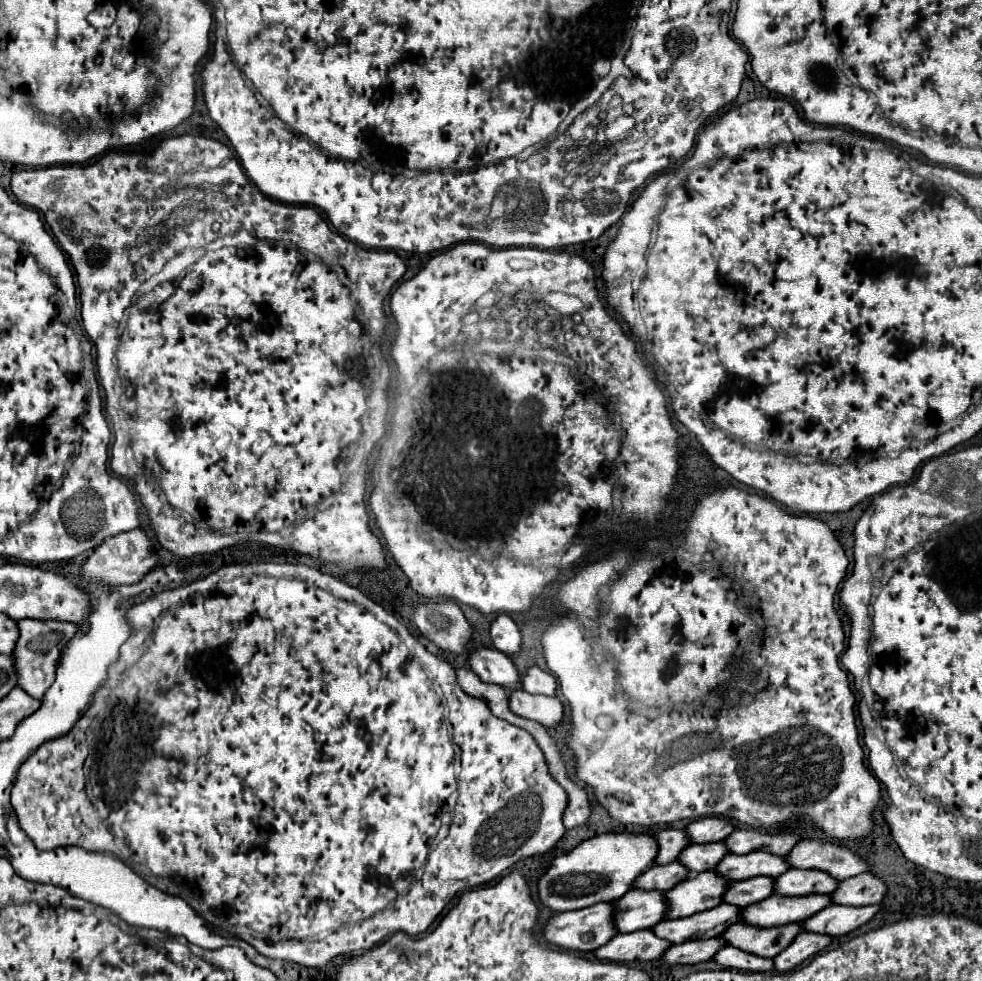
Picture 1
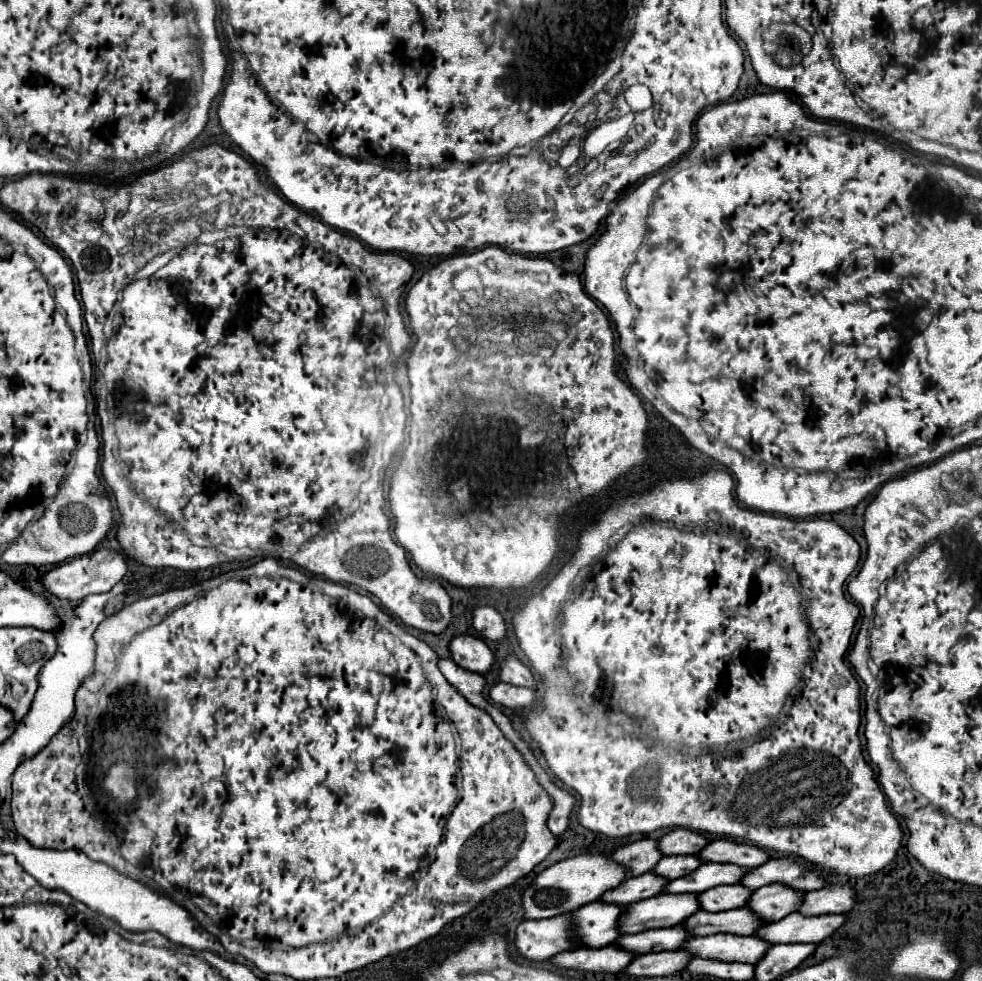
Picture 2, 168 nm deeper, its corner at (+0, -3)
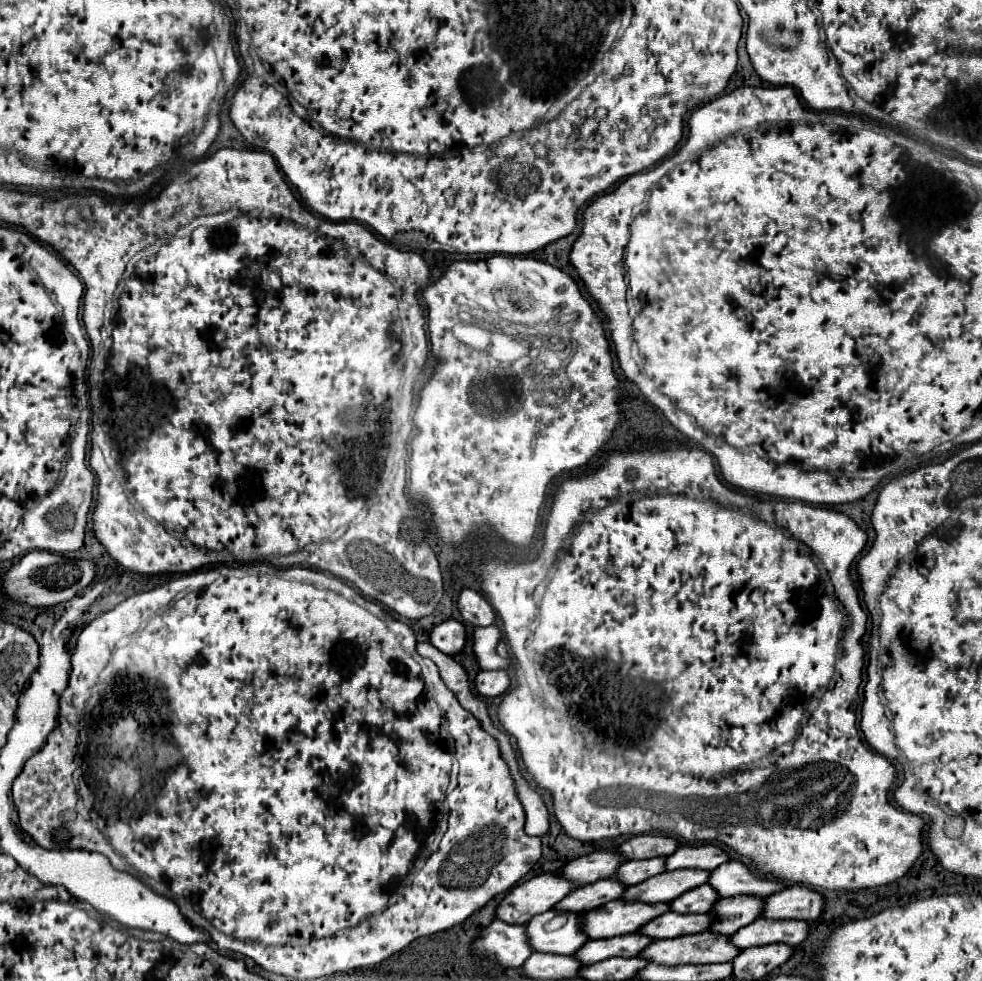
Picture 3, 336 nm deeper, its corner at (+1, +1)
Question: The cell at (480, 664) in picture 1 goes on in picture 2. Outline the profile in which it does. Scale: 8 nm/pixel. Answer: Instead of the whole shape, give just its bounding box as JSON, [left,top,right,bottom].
[448,634,494,674]

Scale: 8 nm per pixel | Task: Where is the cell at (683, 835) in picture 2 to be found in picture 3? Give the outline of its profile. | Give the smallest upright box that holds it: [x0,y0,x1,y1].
[619,834,679,860]

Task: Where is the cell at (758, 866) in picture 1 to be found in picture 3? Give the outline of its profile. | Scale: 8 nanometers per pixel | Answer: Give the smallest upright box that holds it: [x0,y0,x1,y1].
[623,870,711,904]

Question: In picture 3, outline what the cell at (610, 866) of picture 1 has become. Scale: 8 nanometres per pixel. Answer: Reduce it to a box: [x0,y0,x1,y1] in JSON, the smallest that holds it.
[497,872,575,924]

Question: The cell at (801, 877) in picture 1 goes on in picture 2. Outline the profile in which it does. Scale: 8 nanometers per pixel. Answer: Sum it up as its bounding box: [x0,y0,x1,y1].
[746,886,800,924]

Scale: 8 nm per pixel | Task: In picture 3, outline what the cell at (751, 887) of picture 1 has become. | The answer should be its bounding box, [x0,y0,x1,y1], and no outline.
[671,884,721,914]

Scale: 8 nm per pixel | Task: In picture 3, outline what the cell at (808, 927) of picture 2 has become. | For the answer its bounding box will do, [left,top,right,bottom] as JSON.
[731,918,811,950]

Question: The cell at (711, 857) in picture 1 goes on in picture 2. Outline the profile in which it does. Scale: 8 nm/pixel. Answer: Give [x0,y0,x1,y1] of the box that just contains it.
[652,856,702,880]

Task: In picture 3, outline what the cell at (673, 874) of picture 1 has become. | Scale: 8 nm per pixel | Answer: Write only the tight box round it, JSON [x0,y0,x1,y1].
[555,878,627,912]

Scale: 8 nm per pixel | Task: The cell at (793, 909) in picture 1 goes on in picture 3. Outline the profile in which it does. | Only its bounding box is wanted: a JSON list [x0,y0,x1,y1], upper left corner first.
[639,914,711,940]

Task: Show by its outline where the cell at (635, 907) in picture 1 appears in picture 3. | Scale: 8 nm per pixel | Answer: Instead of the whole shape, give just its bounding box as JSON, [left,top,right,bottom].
[527,910,589,954]

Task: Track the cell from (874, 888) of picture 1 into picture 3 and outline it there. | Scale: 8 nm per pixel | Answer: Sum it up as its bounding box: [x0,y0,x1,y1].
[765,886,825,920]

